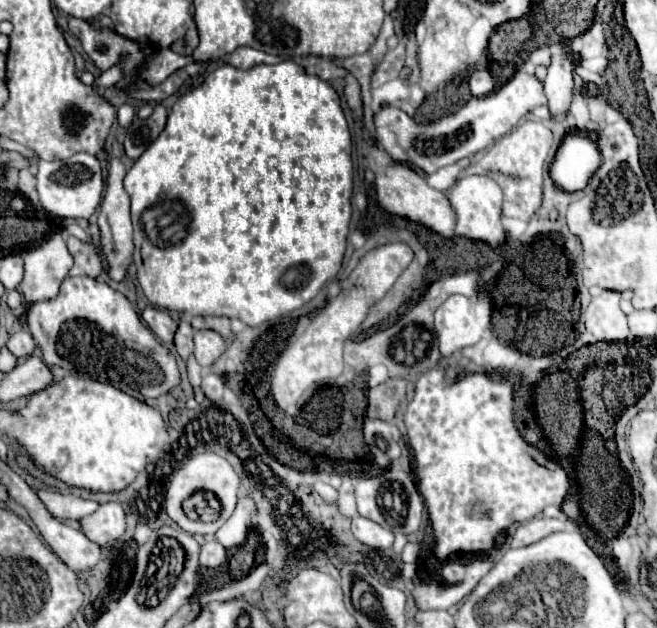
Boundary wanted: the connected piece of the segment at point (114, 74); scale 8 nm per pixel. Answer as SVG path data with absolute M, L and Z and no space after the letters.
M113 65L111 69L103 71L103 73L95 79L95 87L97 87L99 93L103 93L105 87L115 85L115 83L119 83L121 79L123 79L123 71L121 71L121 67L119 67L119 65Z

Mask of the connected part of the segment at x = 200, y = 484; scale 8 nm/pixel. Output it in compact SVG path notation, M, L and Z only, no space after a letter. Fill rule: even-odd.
M209 451L209 453L199 453L199 455L191 457L191 459L187 461L187 465L183 465L183 467L171 477L169 487L167 487L167 497L165 497L165 509L167 509L167 515L169 515L181 529L185 529L185 531L189 531L189 533L193 533L193 535L215 533L215 531L229 519L229 515L233 513L233 509L235 509L235 505L237 505L237 499L239 499L239 489L241 489L241 479L239 479L239 475L235 473L235 469L229 465L229 461L227 461L225 457L221 457L221 455L217 455L217 453L211 453L211 451ZM195 491L215 491L217 497L219 497L219 501L221 501L221 505L223 505L223 511L221 511L219 519L213 523L213 529L211 529L211 525L207 525L207 523L203 523L203 521L191 521L191 519L183 513L183 509L181 509L181 503L183 503L187 497L191 497Z

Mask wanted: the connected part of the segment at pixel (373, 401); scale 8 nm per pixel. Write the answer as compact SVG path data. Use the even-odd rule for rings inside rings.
M387 379L385 383L369 389L367 415L391 421L397 413L399 403L405 399L407 379Z

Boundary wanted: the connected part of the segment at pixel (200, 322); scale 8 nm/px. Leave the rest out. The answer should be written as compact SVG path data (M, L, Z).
M193 317L191 325L195 327L211 327L217 331L227 343L233 341L233 331L231 331L231 321L229 317Z

